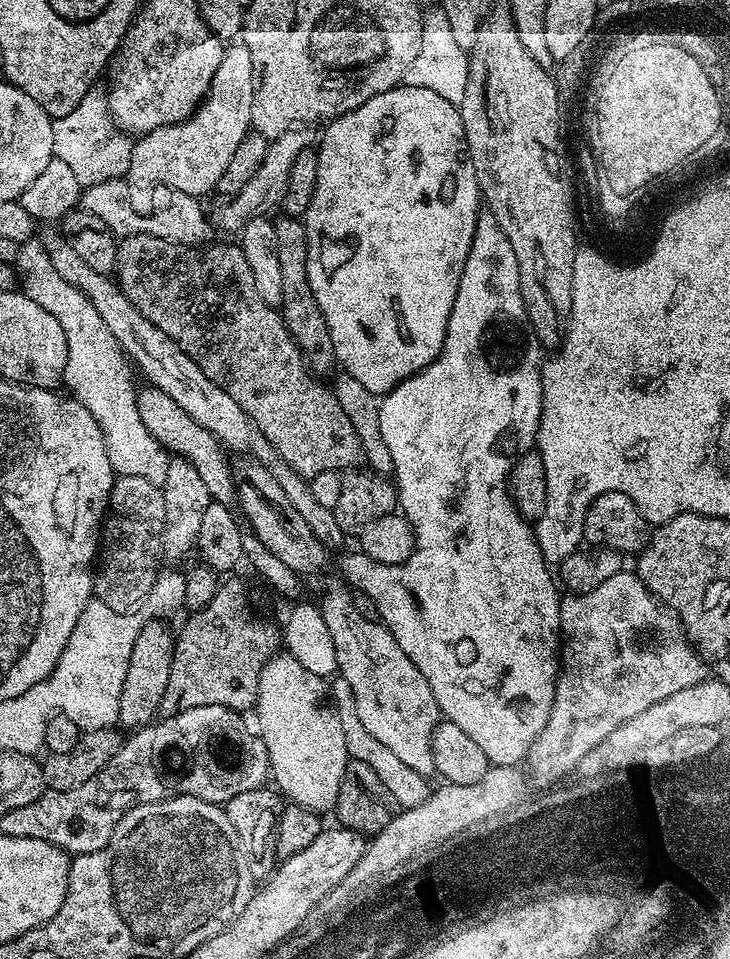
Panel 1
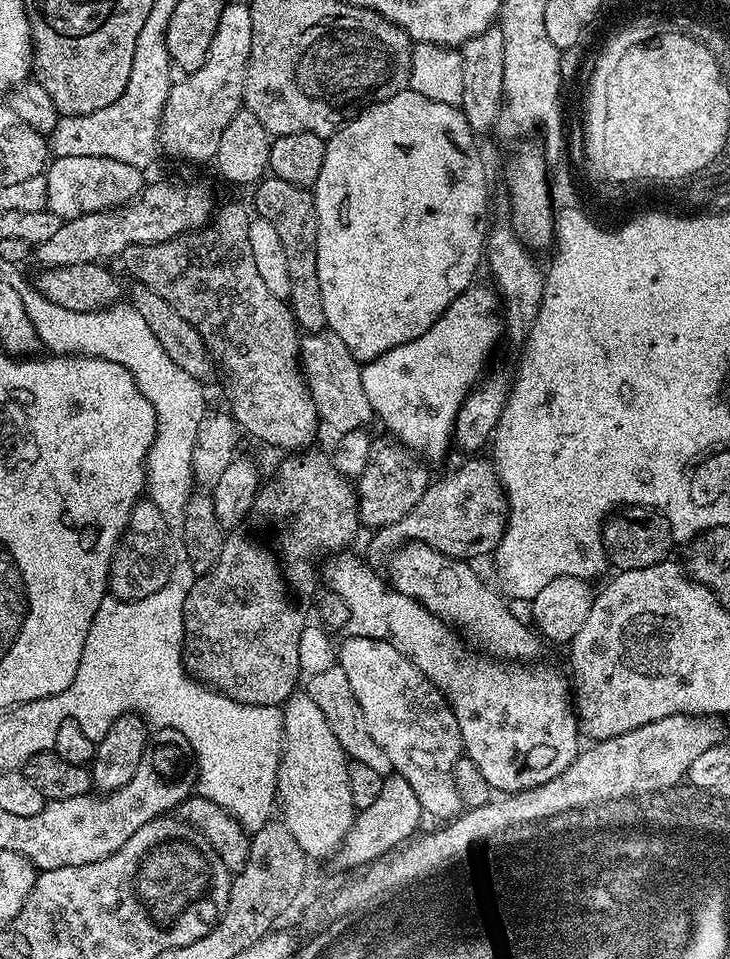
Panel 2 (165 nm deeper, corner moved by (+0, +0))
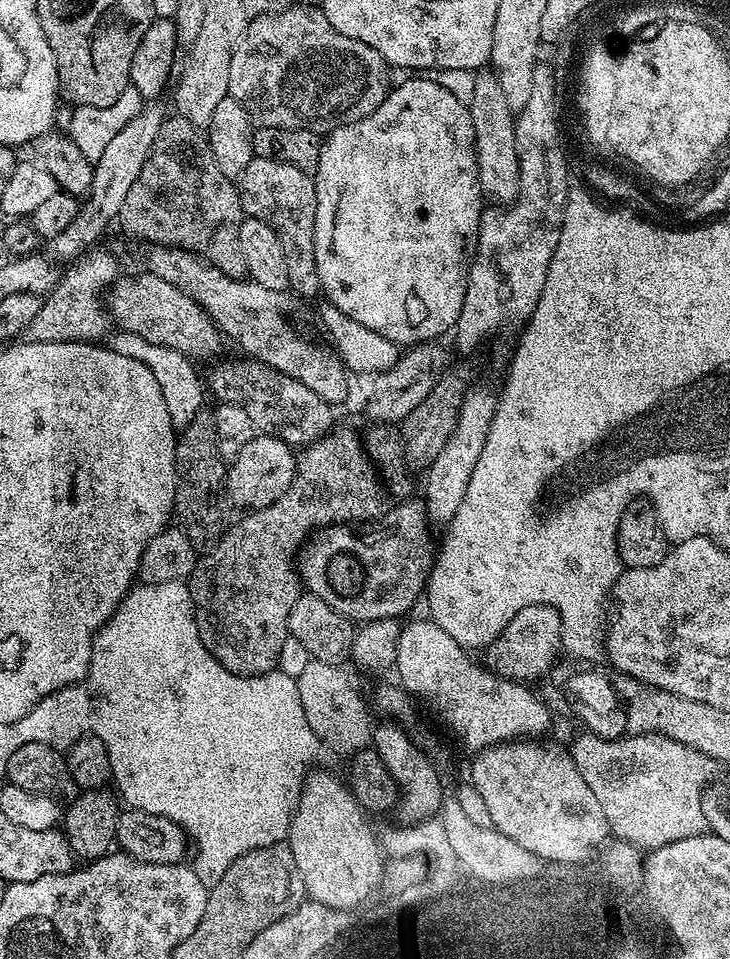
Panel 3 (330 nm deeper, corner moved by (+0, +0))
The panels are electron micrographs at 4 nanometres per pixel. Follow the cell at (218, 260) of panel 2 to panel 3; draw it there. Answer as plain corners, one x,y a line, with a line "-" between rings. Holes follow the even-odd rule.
179,114
165,115
158,130
158,138
154,138
154,146
146,158
146,166
142,166
134,186
130,186
130,191
126,193
126,202
122,202
118,224
134,239
145,240
148,246
184,248
195,252
230,277
243,277
248,267
246,258
242,258
242,242
238,242
238,230
245,218
233,177
218,170
218,162
214,162
207,135

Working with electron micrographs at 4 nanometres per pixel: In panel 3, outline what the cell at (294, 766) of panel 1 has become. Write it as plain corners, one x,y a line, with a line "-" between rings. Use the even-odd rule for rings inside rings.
309,771
304,780
286,843
298,862
305,893
331,908
353,910
375,894
384,876
385,853
347,783
341,777
316,771

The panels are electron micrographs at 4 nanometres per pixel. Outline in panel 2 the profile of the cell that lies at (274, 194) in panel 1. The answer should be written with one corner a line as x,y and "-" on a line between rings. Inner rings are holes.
160,180
157,184
149,183
139,196
123,207
104,209
101,212
88,213
73,220
63,221
52,237
46,238
46,242
35,245
34,260
36,256
37,262
44,268
108,262
111,256
123,257
125,250
132,244
161,244
172,240
175,236
183,236
189,230
199,230
209,223
213,216
212,192
206,185
171,184
168,180

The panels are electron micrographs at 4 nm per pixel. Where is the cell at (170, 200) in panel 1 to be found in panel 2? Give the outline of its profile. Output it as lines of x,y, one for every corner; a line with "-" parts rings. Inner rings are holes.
55,157
44,174
47,182
47,211
58,214
61,221
73,220
88,213
123,207
143,192
145,173
126,162
112,158

